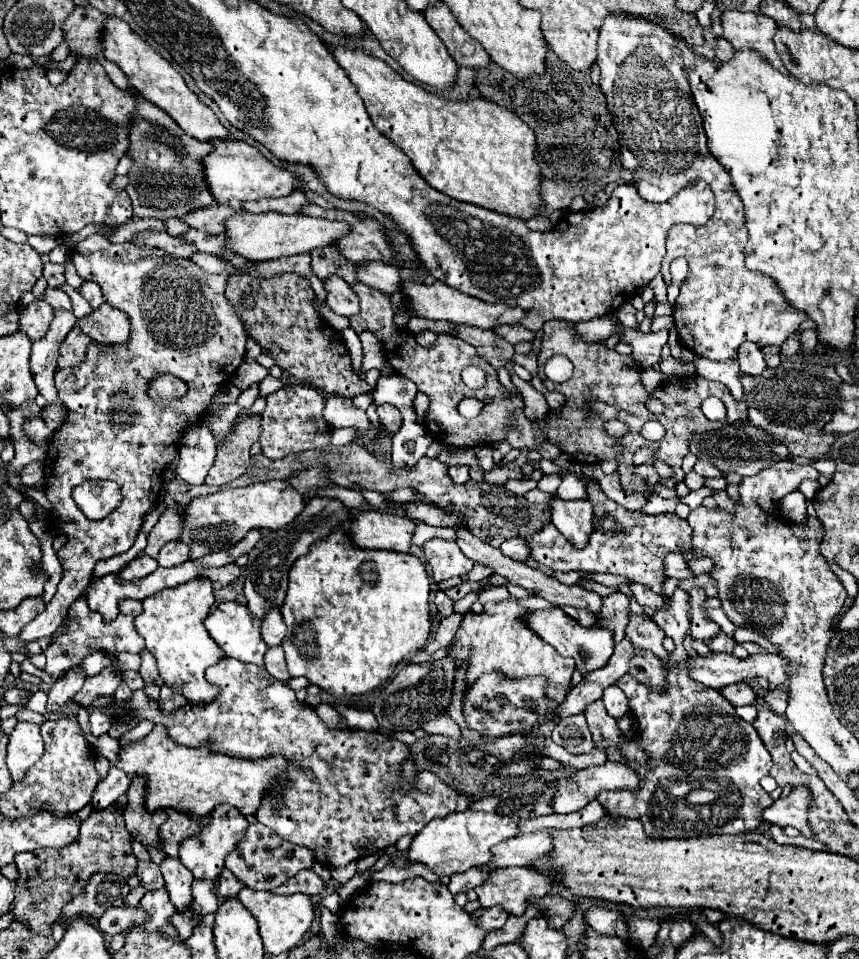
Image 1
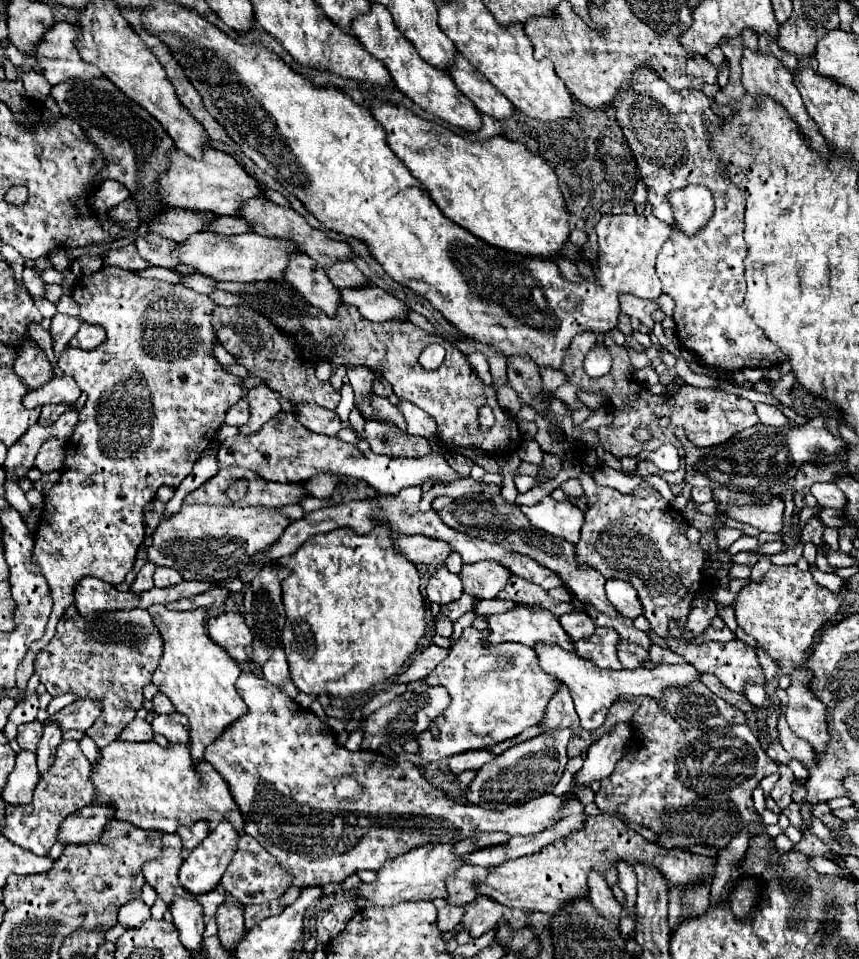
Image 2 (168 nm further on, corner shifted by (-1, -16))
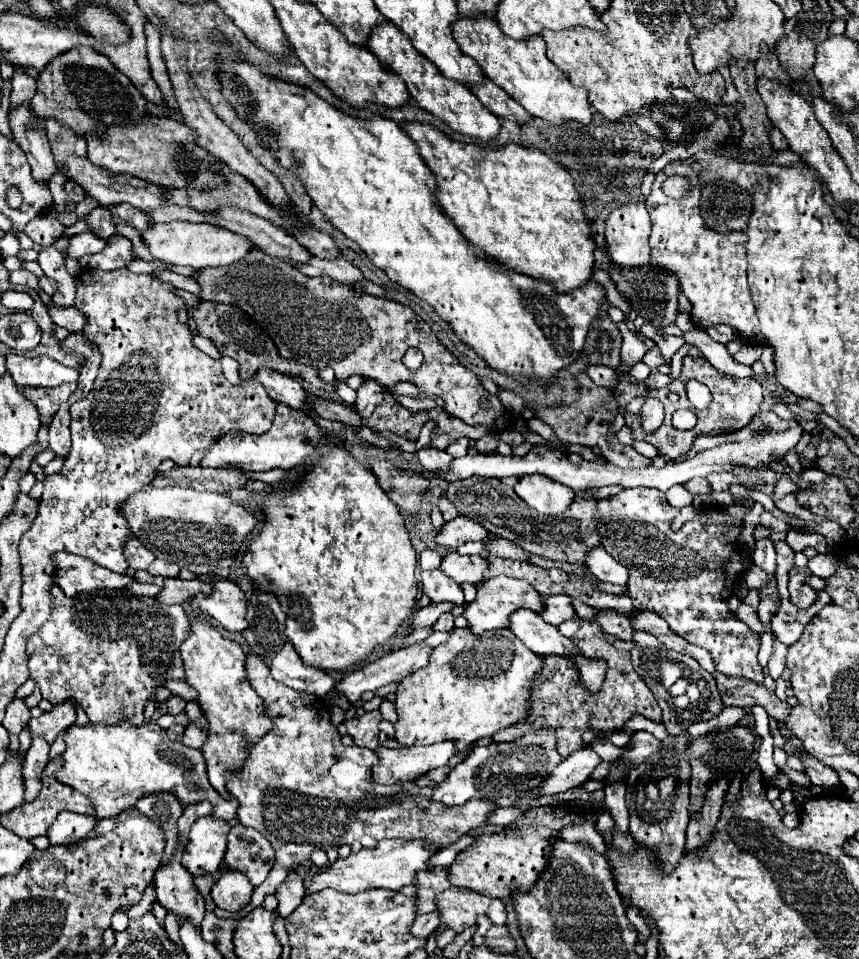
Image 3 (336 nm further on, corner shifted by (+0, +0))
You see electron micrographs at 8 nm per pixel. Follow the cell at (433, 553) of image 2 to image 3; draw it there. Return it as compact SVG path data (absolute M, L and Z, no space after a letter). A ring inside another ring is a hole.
M458 516L444 524L444 528L436 534L436 542L444 548L456 550L464 542L482 542L488 536L488 530L476 520L468 520L468 516Z

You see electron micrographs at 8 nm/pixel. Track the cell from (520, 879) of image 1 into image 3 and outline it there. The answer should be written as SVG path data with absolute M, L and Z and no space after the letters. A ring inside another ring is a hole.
M448 888L440 896L436 896L436 908L440 912L440 924L446 928L452 928L454 932L462 932L470 926L476 924L476 918L480 914L488 912L490 898L468 892L468 890L458 890L458 888Z

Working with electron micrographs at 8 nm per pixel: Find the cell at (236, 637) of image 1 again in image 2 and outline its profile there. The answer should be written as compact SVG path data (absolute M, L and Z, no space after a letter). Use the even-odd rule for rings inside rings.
M225 612L219 616L211 616L207 620L209 638L219 644L235 662L249 664L249 648L253 644L253 634L245 624L241 614Z

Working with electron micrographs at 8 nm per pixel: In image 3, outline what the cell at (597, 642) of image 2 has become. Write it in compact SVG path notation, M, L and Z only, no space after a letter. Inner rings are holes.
M572 618L564 624L560 624L560 632L576 644L576 648L582 656L604 660L608 664L606 678L604 678L600 692L588 692L580 684L580 672L576 672L574 660L560 658L560 660L556 660L558 664L552 664L554 670L548 670L548 662L554 662L554 660L548 660L548 656L546 656L546 658L542 658L544 668L540 670L540 676L536 676L536 684L532 684L532 712L528 712L526 720L516 722L506 730L496 732L496 736L492 736L488 740L488 744L514 742L528 732L552 728L556 732L556 750L562 758L566 758L568 754L572 754L584 746L582 734L586 730L594 730L598 734L614 734L614 732L624 730L624 724L634 714L640 714L654 722L662 722L662 710L656 704L656 698L652 696L646 682L634 672L632 662L630 662L630 652L620 652L612 644L608 644L604 640L602 628L596 622Z

